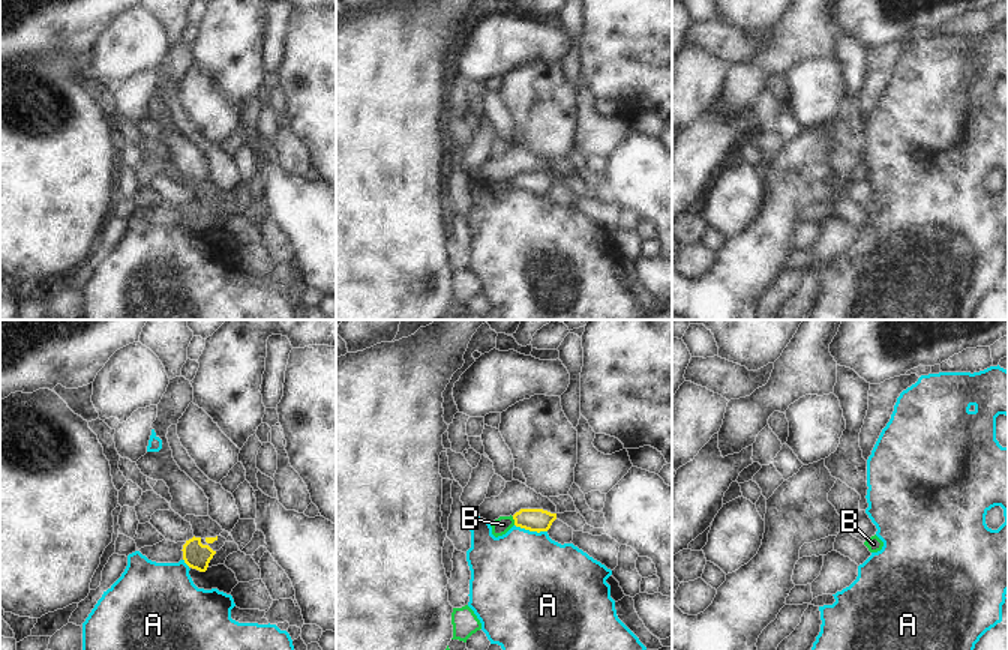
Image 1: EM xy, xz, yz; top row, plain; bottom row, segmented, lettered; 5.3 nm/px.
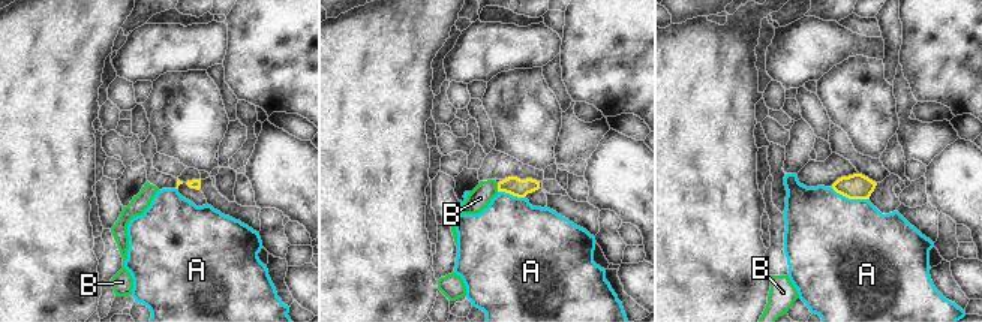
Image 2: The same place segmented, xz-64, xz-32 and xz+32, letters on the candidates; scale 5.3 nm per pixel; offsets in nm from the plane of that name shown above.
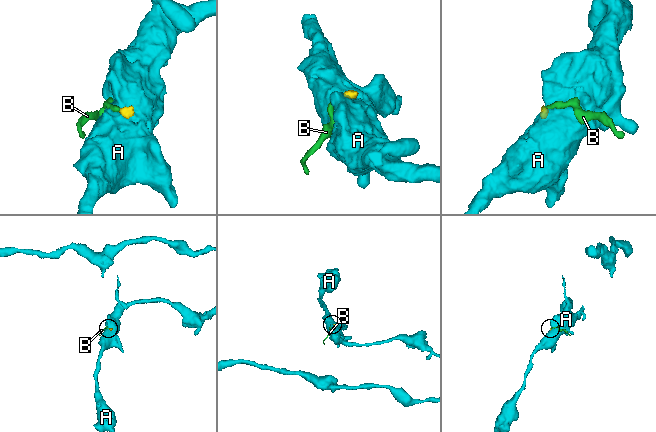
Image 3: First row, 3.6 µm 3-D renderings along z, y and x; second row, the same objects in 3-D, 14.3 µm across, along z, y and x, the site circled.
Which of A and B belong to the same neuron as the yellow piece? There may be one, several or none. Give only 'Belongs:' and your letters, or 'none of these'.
Belongs: B

